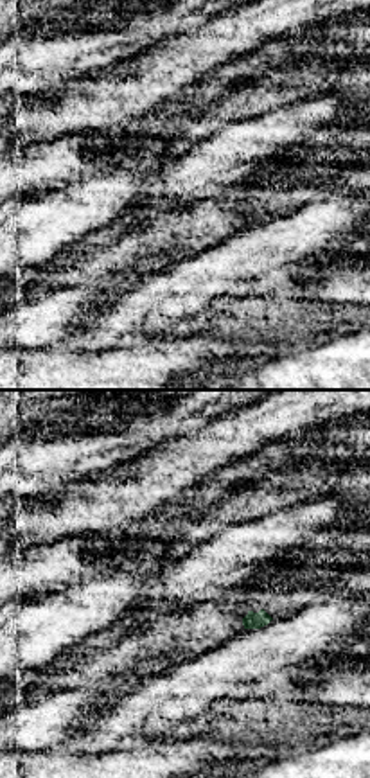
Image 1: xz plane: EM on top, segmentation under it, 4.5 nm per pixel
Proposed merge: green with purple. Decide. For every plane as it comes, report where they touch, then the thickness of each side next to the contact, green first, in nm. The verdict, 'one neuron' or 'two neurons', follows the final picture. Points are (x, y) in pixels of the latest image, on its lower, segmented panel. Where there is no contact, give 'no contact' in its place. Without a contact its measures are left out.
no contact

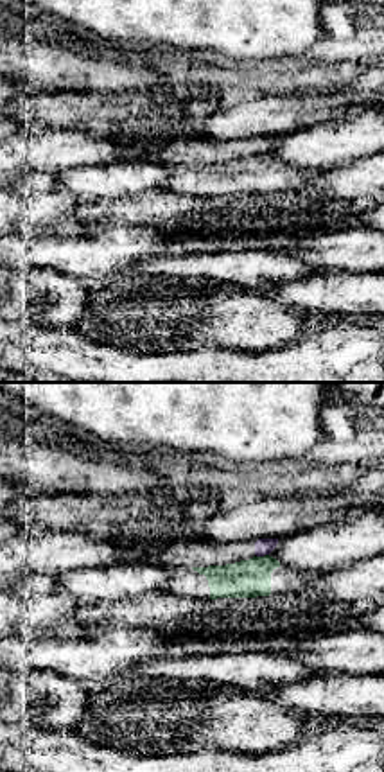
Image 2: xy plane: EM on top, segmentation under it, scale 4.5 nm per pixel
(261, 557) | 180/80 nm

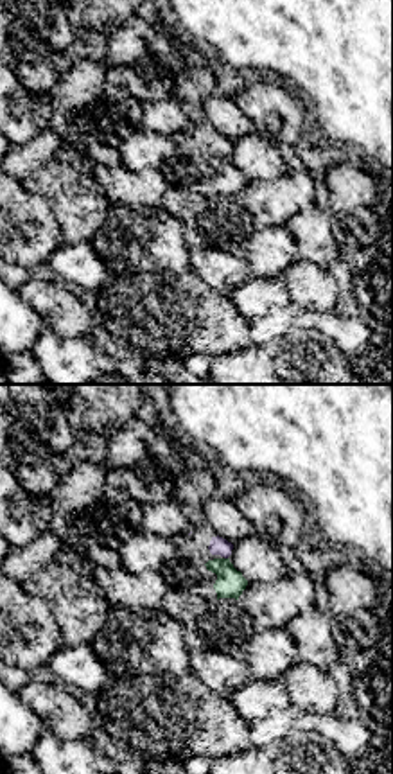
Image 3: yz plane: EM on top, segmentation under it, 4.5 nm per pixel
no contact

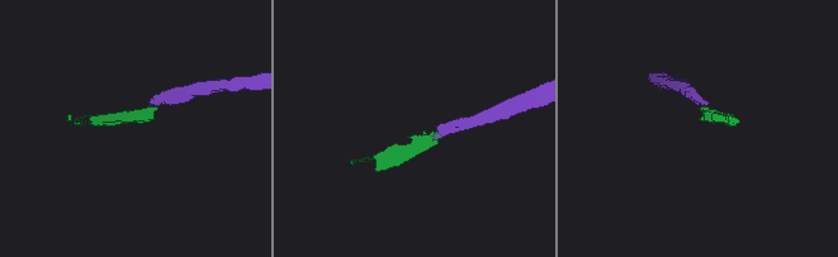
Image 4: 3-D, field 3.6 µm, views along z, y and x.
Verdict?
two neurons

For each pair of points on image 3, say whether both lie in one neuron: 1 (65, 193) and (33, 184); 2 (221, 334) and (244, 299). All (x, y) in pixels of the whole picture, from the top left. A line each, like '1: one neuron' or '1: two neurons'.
1: one neuron
2: two neurons

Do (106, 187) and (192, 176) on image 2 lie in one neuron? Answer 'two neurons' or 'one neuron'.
two neurons

